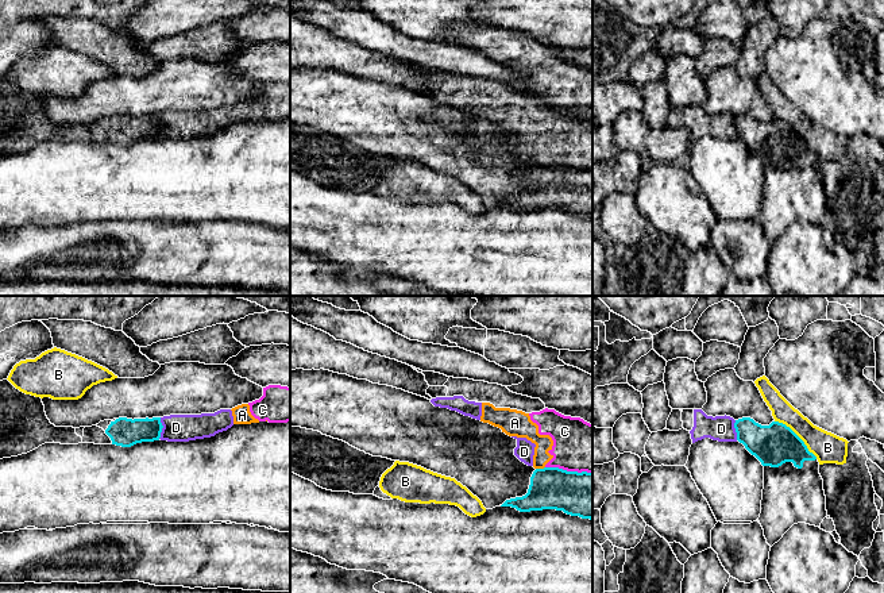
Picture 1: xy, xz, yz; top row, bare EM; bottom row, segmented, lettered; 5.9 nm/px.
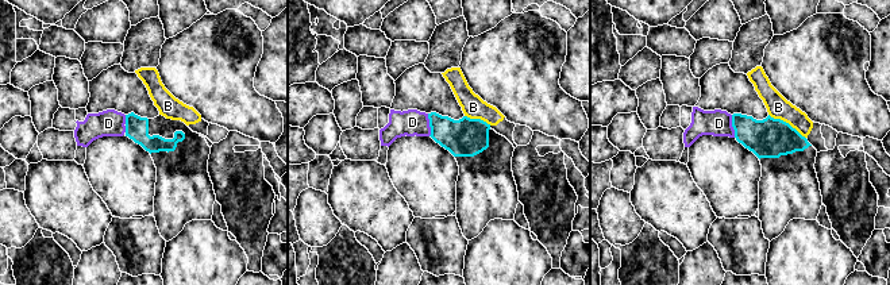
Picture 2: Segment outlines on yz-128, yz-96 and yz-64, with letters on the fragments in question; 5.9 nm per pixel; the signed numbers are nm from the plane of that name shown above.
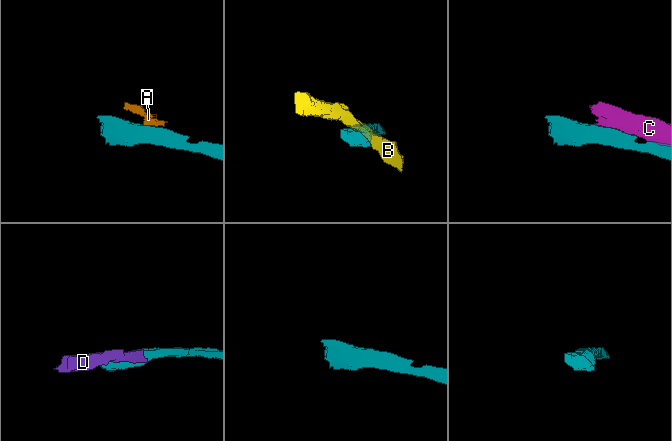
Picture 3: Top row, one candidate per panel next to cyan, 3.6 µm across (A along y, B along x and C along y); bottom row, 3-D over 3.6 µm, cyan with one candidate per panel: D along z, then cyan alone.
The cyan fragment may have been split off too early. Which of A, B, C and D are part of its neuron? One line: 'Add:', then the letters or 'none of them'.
Add: none of them

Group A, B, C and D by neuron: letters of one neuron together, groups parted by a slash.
A C D / B

